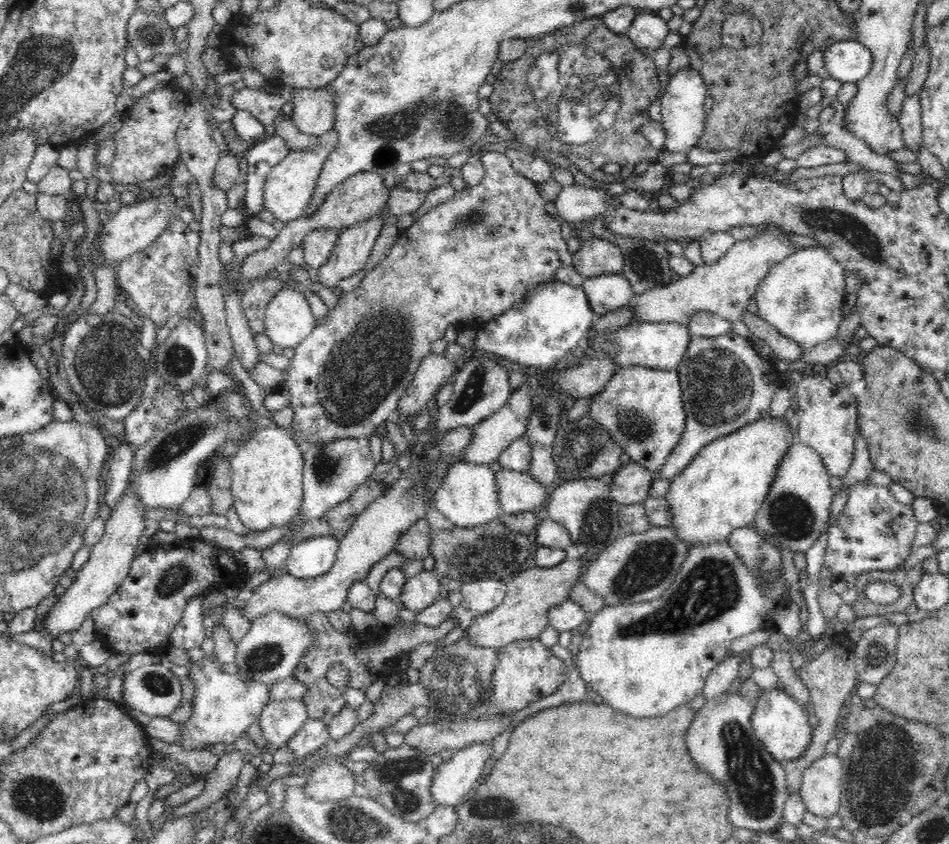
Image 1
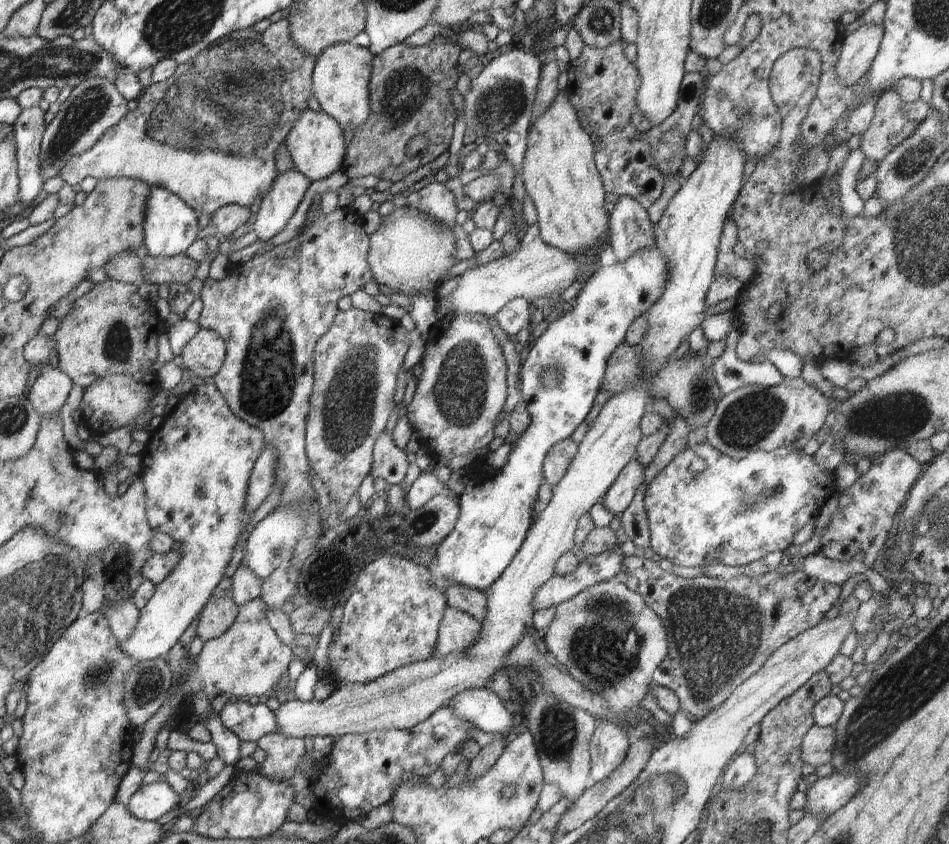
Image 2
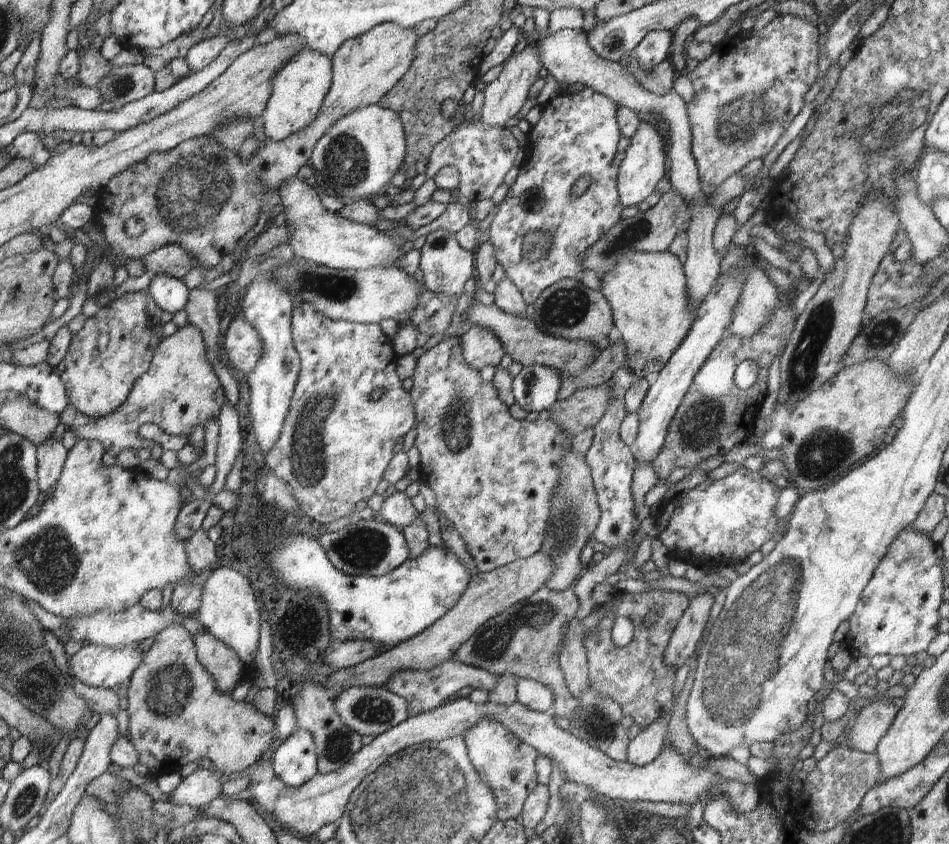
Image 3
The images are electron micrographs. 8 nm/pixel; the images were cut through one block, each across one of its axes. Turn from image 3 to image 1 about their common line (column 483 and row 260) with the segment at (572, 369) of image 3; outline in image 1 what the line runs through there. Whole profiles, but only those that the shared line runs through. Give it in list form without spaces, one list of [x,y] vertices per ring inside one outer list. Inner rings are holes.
[[[332,227],[311,230],[302,242],[304,265],[308,269],[319,269],[325,262],[328,262],[340,233],[340,230]]]

